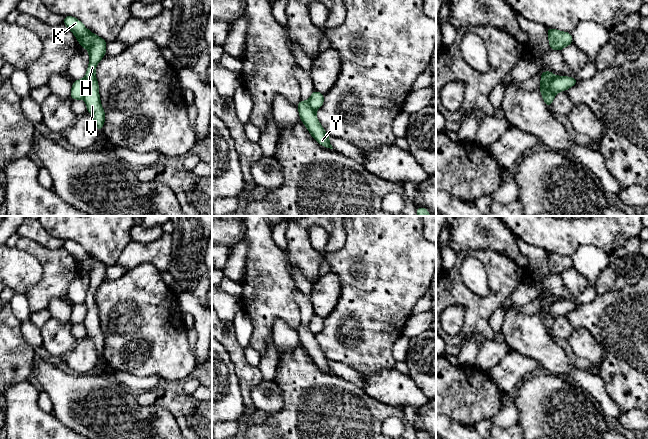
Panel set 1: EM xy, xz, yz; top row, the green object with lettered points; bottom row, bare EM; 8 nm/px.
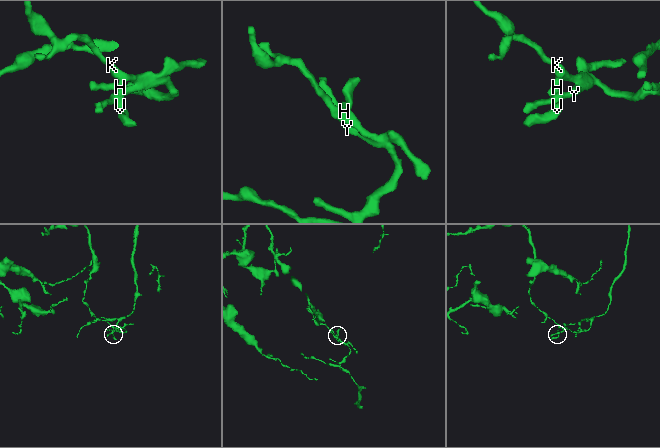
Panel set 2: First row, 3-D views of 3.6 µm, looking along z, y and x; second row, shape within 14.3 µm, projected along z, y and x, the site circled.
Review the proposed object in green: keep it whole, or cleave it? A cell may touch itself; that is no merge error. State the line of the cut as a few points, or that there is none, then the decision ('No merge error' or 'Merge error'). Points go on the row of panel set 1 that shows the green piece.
Split along xy (84, 78), (86, 92), (82, 97). Merge error

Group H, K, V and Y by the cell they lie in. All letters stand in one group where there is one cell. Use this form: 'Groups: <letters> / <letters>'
Groups: H K V / Y

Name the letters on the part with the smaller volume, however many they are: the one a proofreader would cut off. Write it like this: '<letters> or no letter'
Y

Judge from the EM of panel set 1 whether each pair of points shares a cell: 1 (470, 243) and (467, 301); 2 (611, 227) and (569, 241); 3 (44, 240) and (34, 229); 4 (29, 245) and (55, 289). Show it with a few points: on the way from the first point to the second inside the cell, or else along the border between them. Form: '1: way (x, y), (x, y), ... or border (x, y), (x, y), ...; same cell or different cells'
1: border (494, 250), (473, 249), (457, 253); different cells
2: way (601, 227), (583, 227), (579, 231); same cell
3: way (41, 237), (36, 232); same cell
4: way (41, 254), (55, 268), (55, 277); same cell

